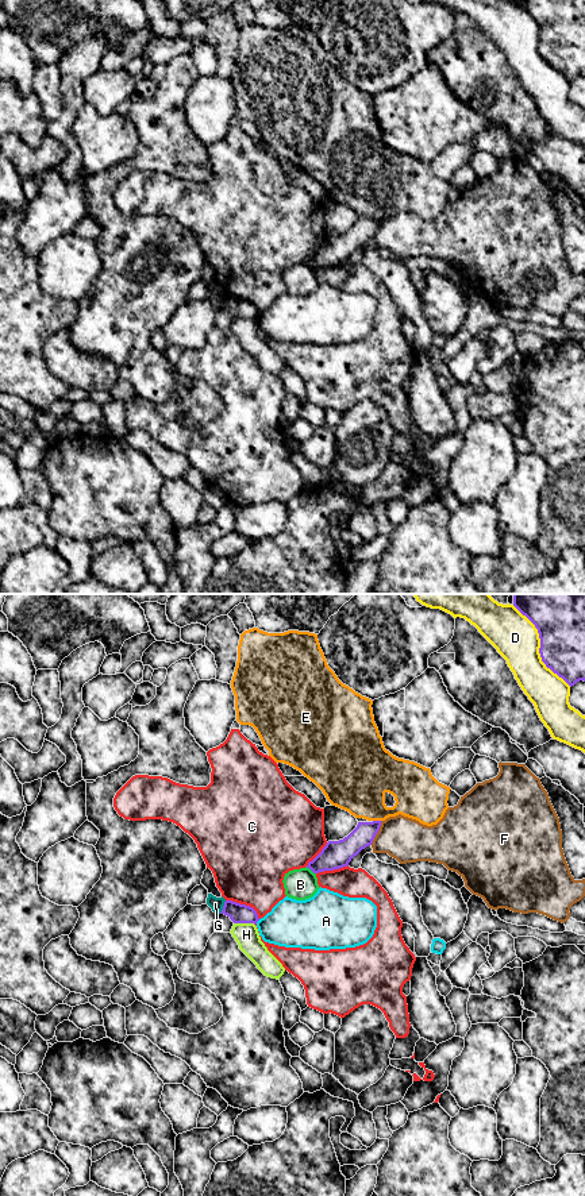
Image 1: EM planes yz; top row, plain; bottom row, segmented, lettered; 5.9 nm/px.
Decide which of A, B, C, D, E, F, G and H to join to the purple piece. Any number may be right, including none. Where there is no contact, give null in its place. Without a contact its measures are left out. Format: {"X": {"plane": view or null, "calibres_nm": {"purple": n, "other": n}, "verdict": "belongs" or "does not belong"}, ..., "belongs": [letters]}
{"A": {"plane": "yz", "calibres_nm": {"purple": 120, "other": 280}, "verdict": "does not belong"}, "B": {"plane": "yz", "calibres_nm": {"purple": 170, "other": 190}, "verdict": "does not belong"}, "C": {"plane": "yz", "calibres_nm": {"purple": 120, "other": 440}, "verdict": "does not belong"}, "D": {"plane": "yz", "calibres_nm": {"purple": 280, "other": 260}, "verdict": "does not belong"}, "E": {"plane": "yz", "calibres_nm": {"purple": 140, "other": 340}, "verdict": "does not belong"}, "F": {"plane": "yz", "calibres_nm": {"purple": 150, "other": 260}, "verdict": "does not belong"}, "G": {"plane": "yz", "calibres_nm": {"purple": 120, "other": 80}, "verdict": "does not belong"}, "H": {"plane": "yz", "calibres_nm": {"purple": 120, "other": 140}, "verdict": "does not belong"}, "belongs": []}

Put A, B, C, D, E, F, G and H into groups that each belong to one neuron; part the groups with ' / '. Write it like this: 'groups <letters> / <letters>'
groups A / B / C / D / E / F / G / H

